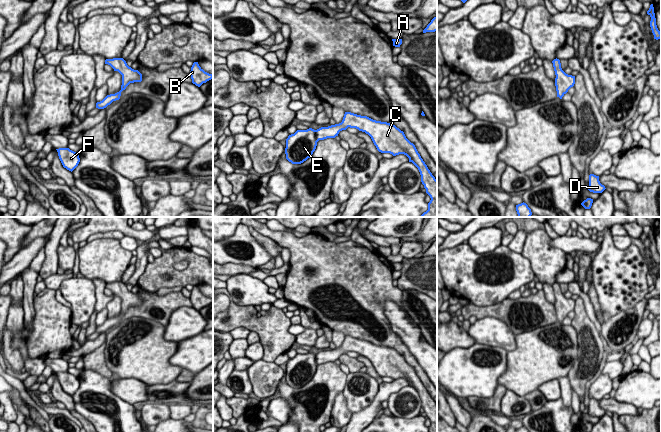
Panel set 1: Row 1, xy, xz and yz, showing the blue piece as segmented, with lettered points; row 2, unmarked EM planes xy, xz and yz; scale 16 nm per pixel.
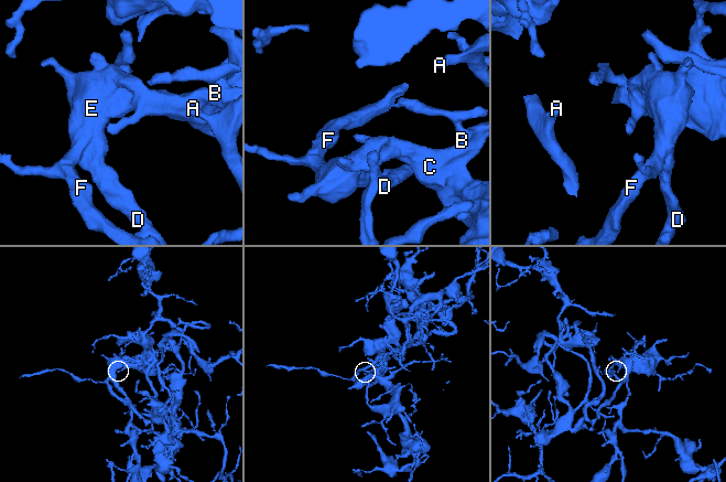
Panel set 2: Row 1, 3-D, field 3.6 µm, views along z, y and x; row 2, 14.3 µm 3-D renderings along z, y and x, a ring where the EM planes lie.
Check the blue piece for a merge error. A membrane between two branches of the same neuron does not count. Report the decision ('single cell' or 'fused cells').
single cell

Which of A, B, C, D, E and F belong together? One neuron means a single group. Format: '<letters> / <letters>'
A B C D E F

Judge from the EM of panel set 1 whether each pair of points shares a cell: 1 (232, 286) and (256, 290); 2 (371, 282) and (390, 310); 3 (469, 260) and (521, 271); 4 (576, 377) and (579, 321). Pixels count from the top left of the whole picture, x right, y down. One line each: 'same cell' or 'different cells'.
1: same cell
2: different cells
3: same cell
4: same cell

